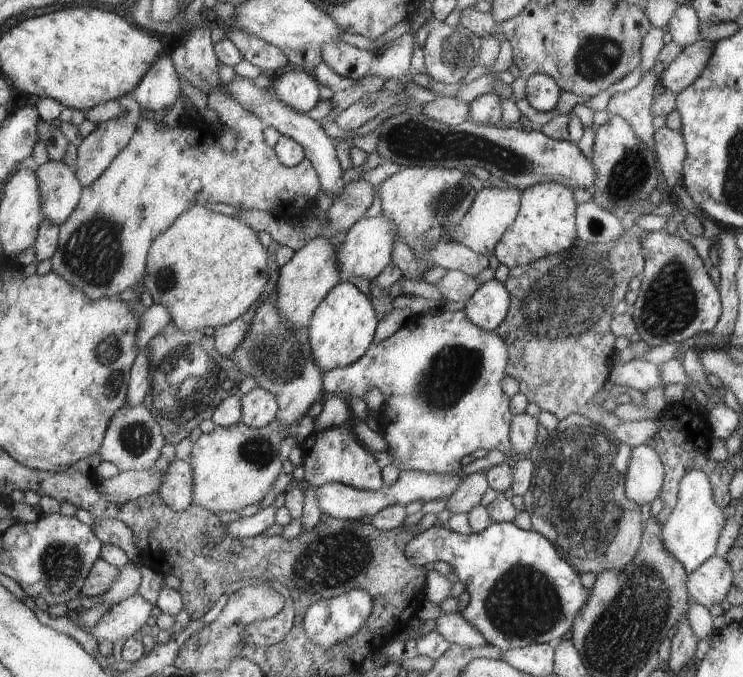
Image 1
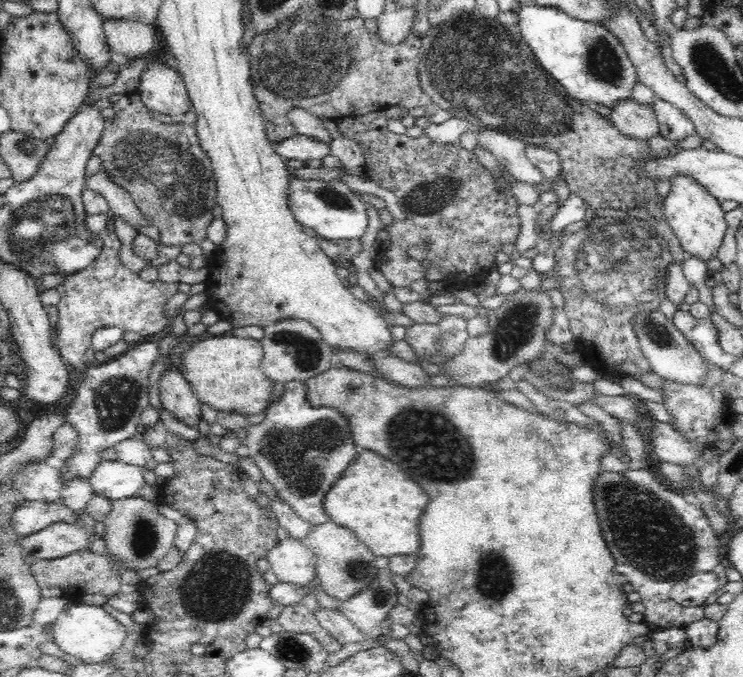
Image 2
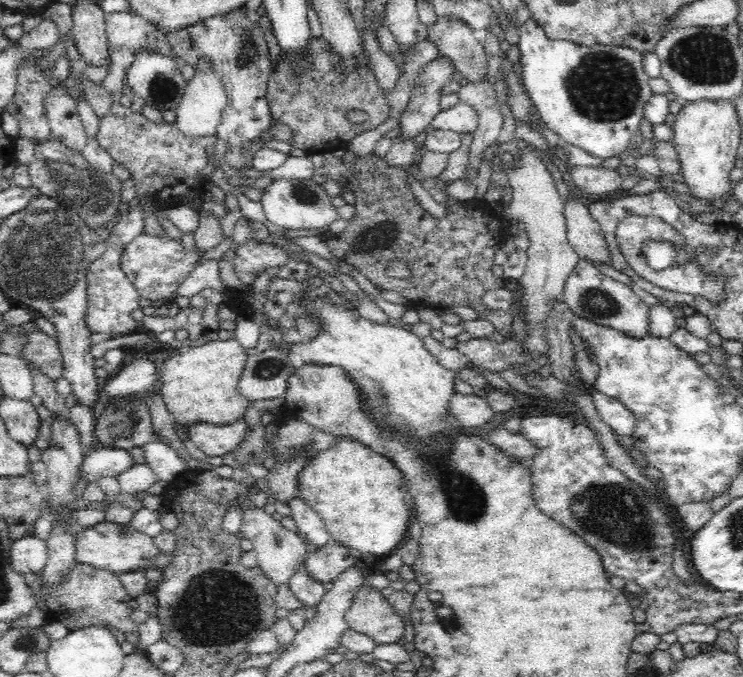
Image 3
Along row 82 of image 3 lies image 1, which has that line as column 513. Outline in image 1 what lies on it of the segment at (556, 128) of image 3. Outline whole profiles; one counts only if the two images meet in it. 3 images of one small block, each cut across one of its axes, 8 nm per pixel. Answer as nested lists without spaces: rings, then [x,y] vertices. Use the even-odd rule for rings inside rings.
[[[512,522],[491,523],[483,532],[479,534],[471,533],[470,535],[459,534],[448,528],[435,526],[416,536],[416,538],[407,545],[406,554],[414,565],[426,567],[426,564],[430,564],[430,562],[446,562],[450,564],[452,568],[455,568],[456,577],[458,577],[459,582],[464,584],[464,588],[466,588],[468,594],[470,594],[470,604],[468,604],[462,612],[459,612],[460,616],[462,616],[466,622],[470,622],[470,624],[474,626],[474,630],[478,630],[480,636],[484,636],[484,640],[486,640],[488,645],[497,647],[503,652],[507,652],[511,649],[525,648],[530,644],[558,642],[564,634],[574,627],[576,616],[579,615],[579,612],[583,610],[592,596],[592,592],[586,590],[581,582],[582,573],[580,573],[574,565],[563,560],[563,556],[550,540],[547,540],[542,533],[538,533],[533,529],[530,531],[521,530]]]

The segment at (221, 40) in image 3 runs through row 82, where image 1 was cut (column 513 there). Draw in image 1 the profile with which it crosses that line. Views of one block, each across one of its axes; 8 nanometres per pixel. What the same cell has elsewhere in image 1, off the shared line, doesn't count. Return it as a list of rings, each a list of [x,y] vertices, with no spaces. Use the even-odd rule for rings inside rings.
[[[554,182],[541,183],[522,190],[522,194],[519,217],[512,227],[504,232],[503,239],[496,244],[494,252],[500,265],[506,265],[509,269],[534,264],[548,256],[567,252],[568,248],[575,247],[576,243],[576,202],[568,186]]]

